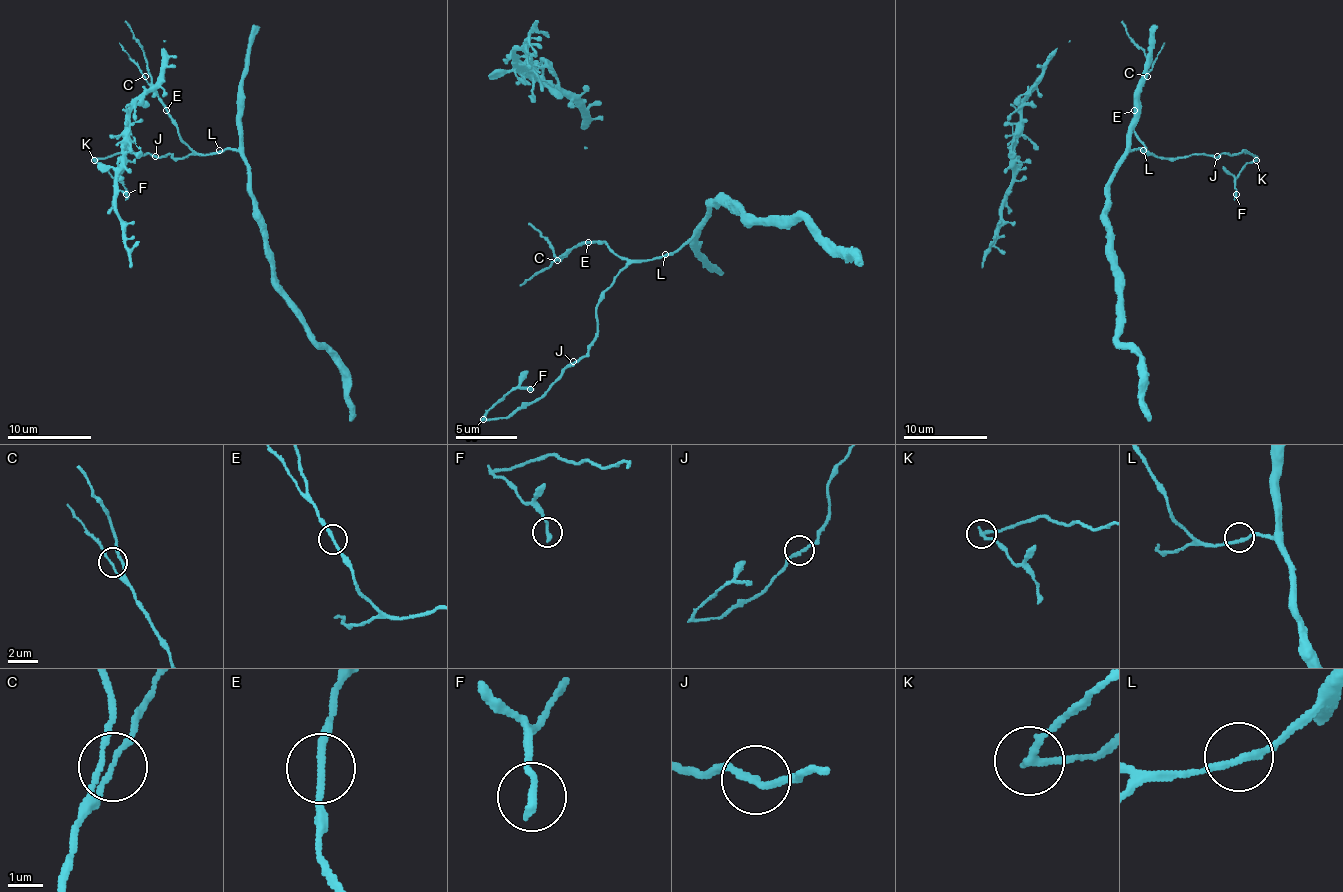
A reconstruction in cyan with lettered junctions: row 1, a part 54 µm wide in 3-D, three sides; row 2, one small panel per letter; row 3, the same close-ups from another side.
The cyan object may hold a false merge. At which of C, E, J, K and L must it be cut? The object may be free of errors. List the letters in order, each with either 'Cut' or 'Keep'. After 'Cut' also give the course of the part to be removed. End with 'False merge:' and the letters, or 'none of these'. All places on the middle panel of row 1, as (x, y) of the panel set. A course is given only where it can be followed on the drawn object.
C: Keep
E: Keep
J: Keep
K: Cut. Course of the part to remove: (484, 420), (490, 407), (514, 389), (530, 389), (530, 386)
L: Keep
False merge: K

